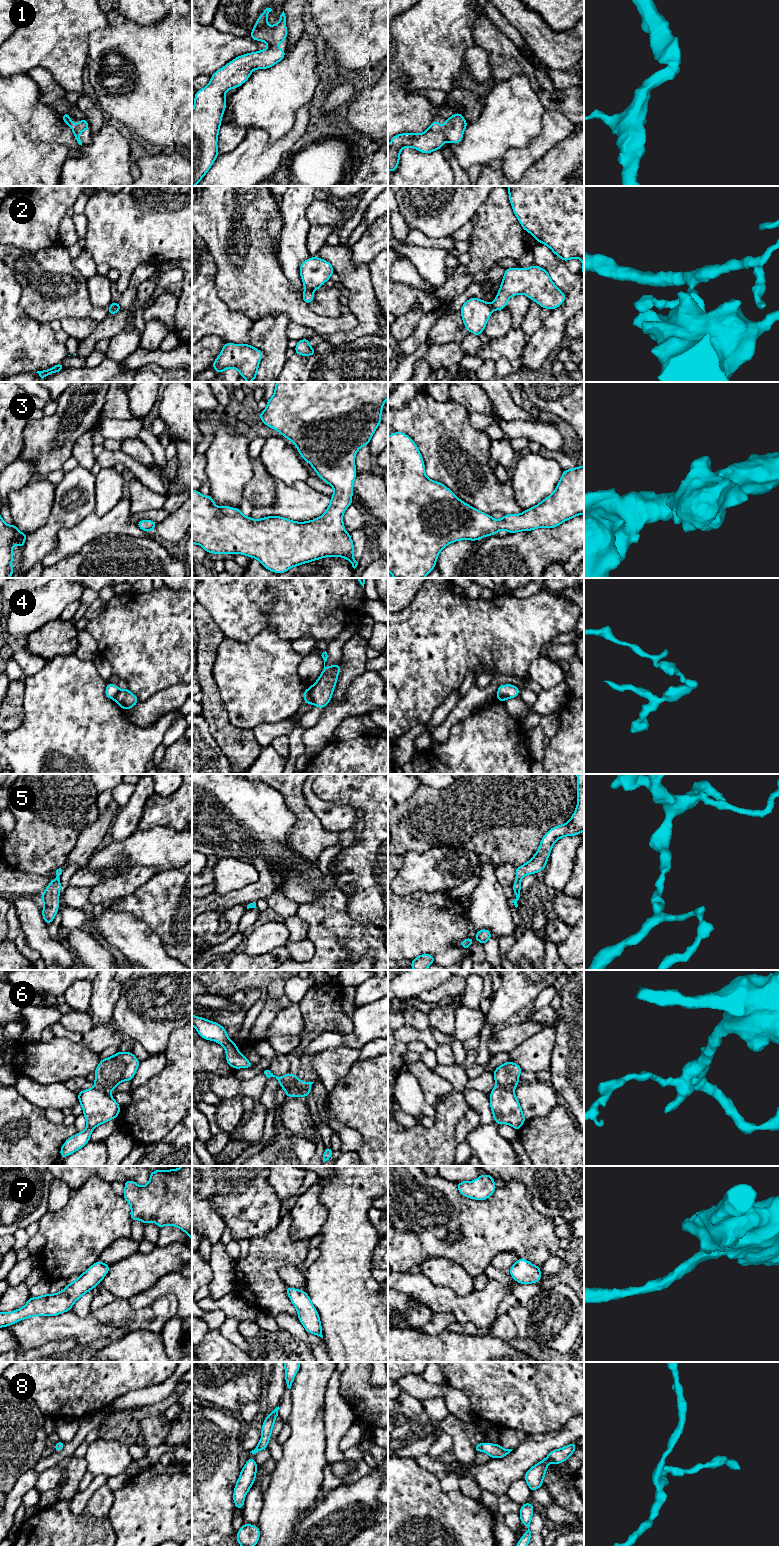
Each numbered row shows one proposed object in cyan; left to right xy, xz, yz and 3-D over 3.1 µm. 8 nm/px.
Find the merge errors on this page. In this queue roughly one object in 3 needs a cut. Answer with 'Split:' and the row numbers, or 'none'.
Split: 2, 4, 6

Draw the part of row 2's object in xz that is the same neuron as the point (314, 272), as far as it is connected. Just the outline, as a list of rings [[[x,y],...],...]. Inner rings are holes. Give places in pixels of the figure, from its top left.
[[[310,257],[300,265],[300,276],[305,289],[316,290],[331,278],[333,266],[326,260]]]

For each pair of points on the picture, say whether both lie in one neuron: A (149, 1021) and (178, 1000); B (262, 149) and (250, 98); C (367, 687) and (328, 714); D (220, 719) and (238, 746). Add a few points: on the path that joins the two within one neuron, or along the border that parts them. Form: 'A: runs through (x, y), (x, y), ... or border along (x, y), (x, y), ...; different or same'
A: runs through (156, 1014), (171, 1000); same
B: border along (247, 130), (261, 128), (271, 141), (277, 140); different
C: runs through (357, 697), (345, 709), (338, 711); same
D: runs through (220, 726), (231, 739); same

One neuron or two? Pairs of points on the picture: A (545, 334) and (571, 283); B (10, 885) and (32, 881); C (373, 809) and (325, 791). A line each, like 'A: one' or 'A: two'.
A: one
B: one
C: one

